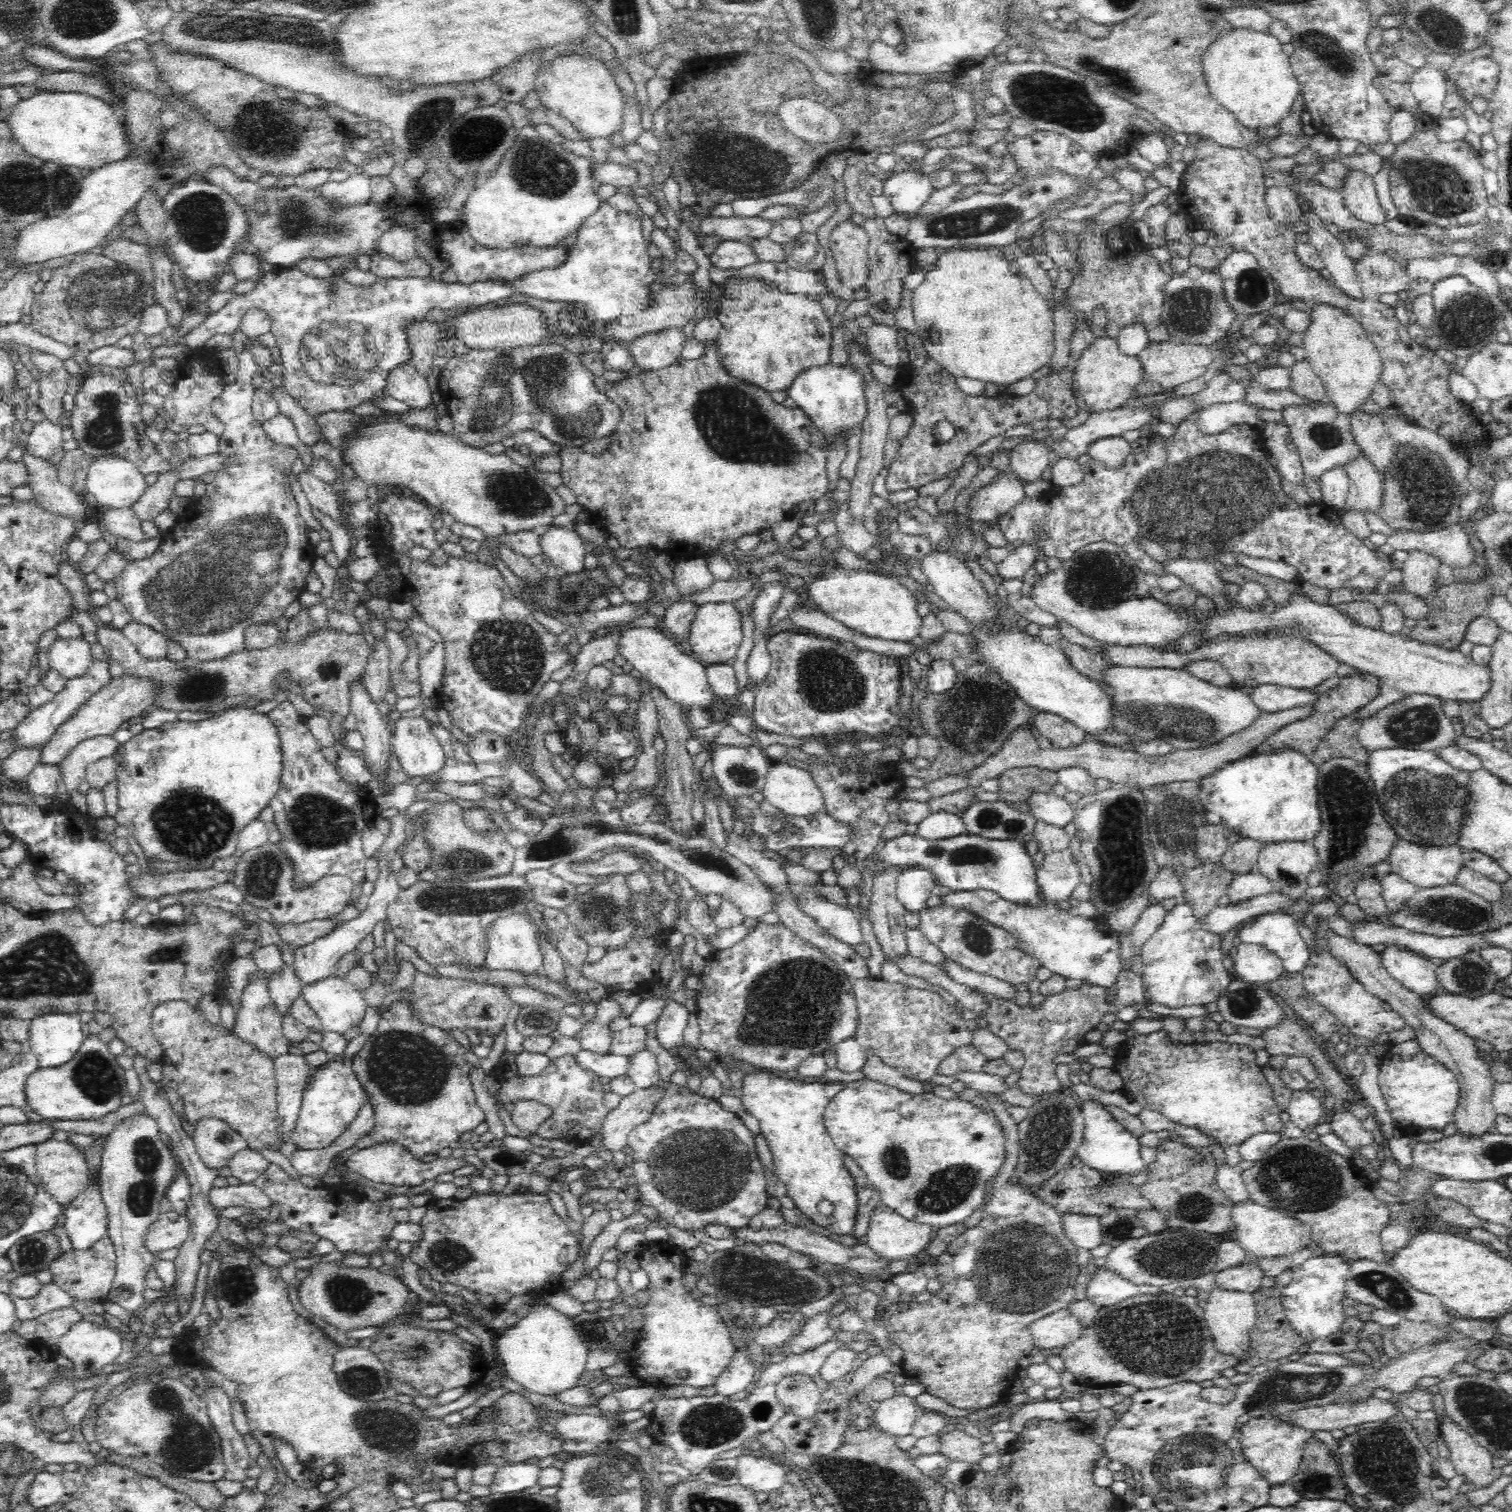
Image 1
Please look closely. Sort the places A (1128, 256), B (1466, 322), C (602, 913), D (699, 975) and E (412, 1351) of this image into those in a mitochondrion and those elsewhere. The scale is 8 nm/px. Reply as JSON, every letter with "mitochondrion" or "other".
{"A":"other","B":"mitochondrion","C":"mitochondrion","D":"other","E":"mitochondrion"}

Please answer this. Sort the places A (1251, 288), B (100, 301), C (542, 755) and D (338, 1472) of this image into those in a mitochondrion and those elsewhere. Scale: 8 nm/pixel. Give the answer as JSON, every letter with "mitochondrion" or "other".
{"A":"mitochondrion","B":"mitochondrion","C":"other","D":"other"}

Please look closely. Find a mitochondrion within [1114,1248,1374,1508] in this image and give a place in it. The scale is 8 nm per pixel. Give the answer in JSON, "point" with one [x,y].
{"point":[1186,1467]}

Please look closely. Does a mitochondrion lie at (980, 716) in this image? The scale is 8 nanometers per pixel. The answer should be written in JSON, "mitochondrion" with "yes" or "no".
{"mitochondrion":"yes"}

